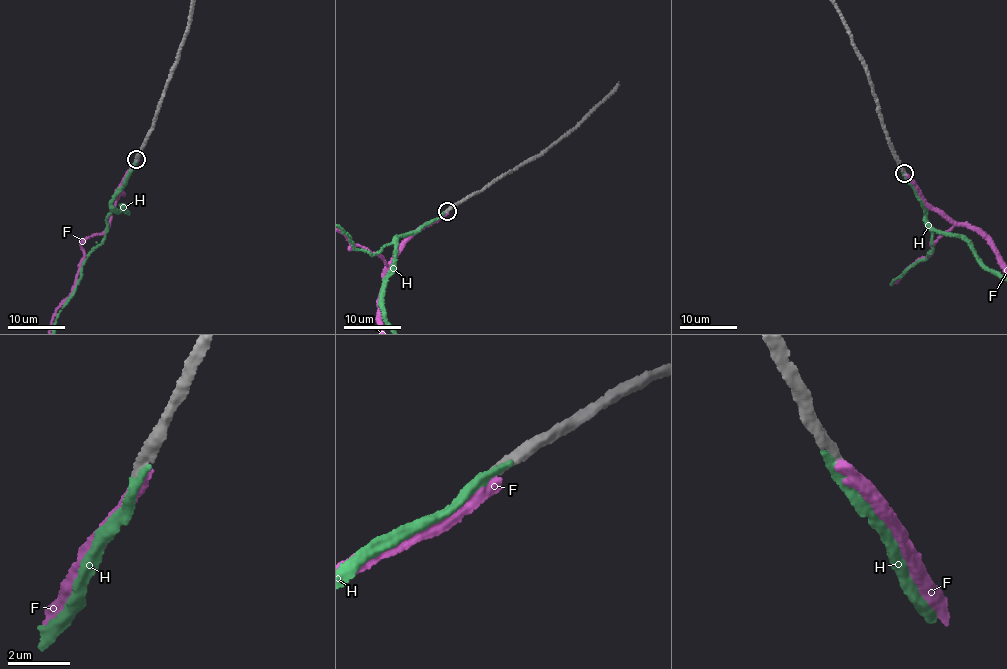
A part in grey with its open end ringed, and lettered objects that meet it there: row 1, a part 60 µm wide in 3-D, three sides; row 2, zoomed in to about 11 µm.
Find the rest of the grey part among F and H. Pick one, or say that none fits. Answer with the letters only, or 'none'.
H

